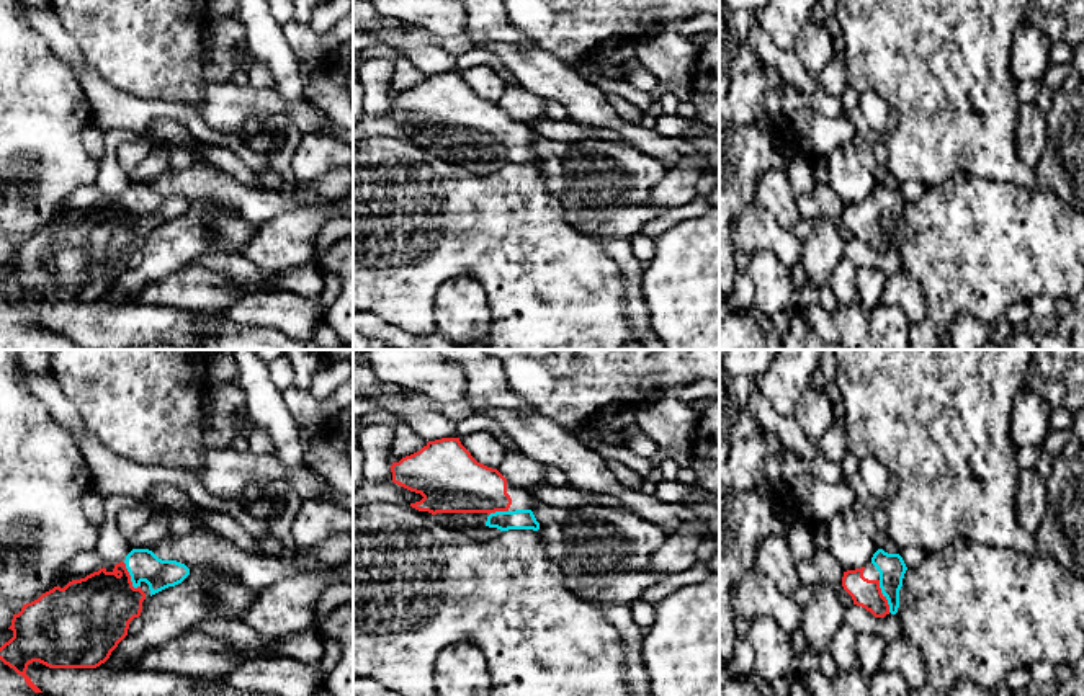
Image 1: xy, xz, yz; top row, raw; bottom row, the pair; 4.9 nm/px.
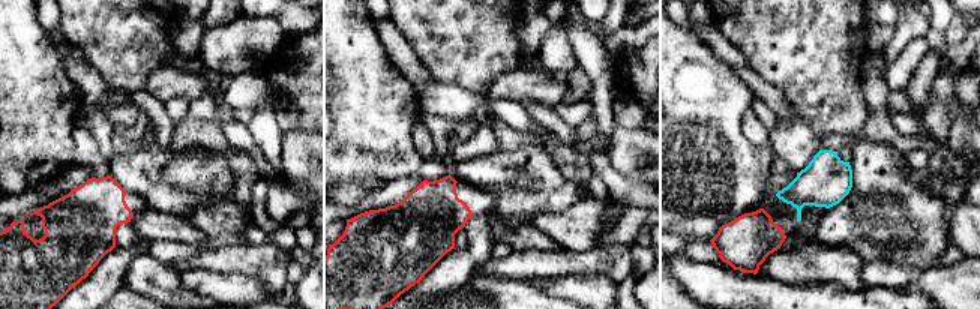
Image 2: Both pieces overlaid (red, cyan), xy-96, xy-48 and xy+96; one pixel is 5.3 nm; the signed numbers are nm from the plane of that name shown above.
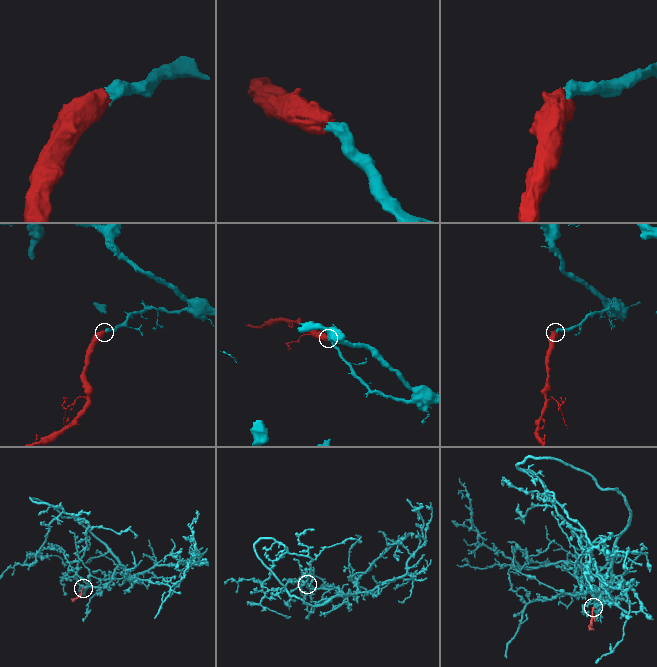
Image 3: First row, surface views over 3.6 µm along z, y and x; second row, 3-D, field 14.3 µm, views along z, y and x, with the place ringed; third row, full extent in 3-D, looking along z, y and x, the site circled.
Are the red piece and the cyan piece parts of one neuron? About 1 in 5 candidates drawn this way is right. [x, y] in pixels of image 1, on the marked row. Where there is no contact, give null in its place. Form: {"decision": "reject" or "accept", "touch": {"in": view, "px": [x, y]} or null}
{"decision": "accept", "touch": {"in": "yz", "px": [883, 597]}}

